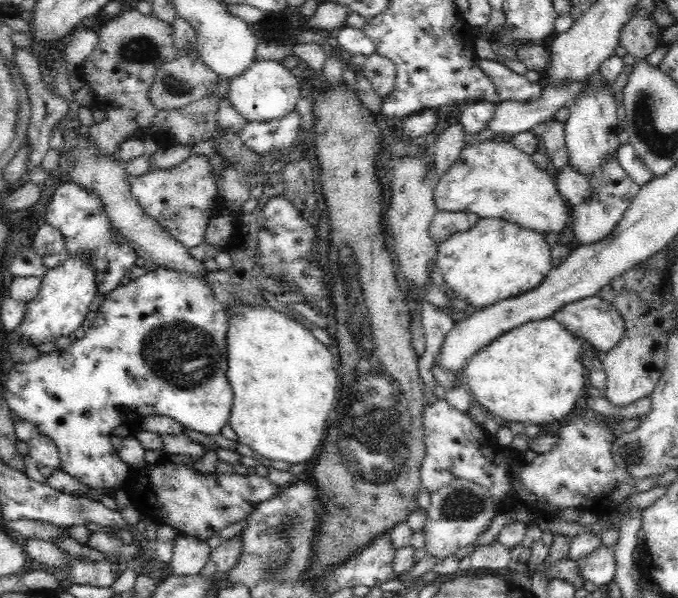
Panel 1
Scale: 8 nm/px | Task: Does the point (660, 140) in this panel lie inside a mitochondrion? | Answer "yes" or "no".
yes

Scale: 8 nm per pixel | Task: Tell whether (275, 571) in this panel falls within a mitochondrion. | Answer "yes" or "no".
yes

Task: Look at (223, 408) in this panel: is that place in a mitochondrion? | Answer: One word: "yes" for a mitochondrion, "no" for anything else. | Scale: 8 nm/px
no

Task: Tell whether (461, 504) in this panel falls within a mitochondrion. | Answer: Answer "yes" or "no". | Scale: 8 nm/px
yes

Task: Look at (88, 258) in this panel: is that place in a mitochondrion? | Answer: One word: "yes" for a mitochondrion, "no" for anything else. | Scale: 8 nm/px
no

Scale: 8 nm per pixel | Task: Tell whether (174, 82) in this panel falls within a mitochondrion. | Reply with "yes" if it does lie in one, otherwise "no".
yes

